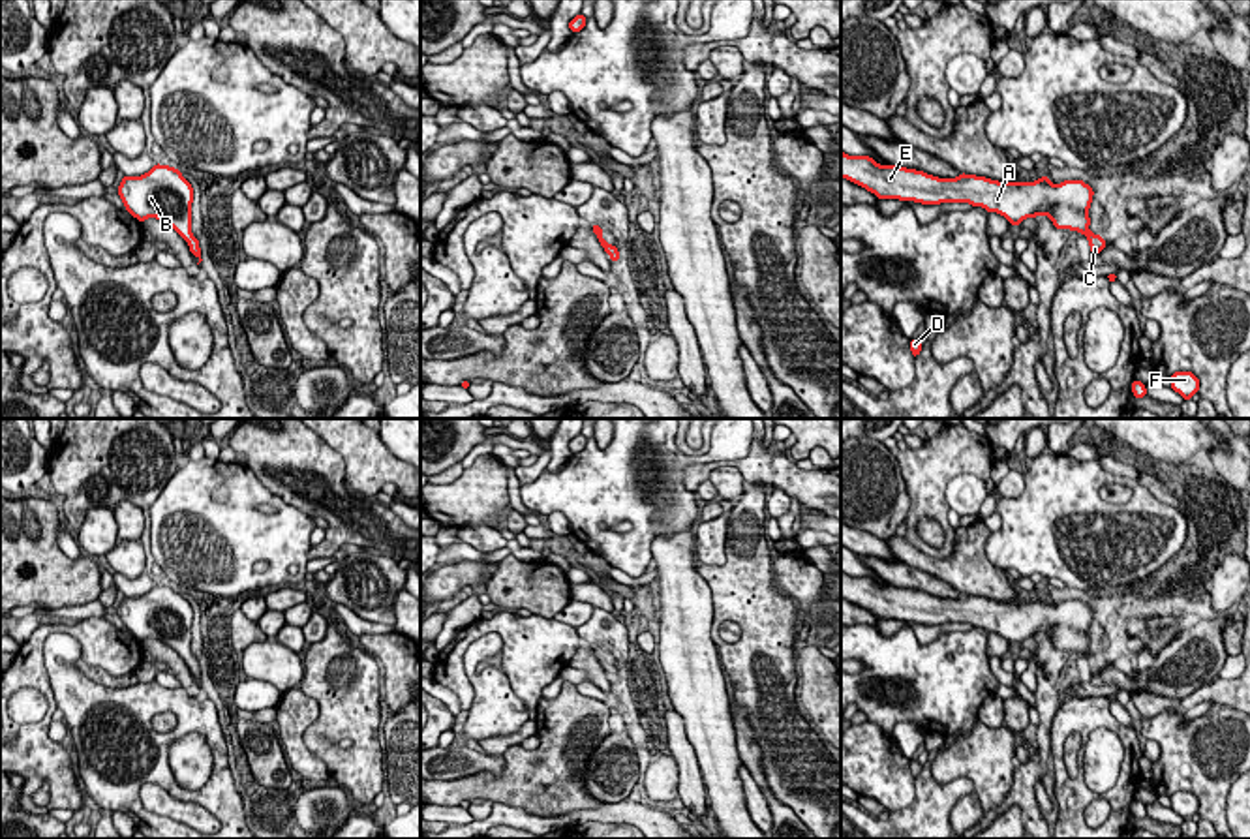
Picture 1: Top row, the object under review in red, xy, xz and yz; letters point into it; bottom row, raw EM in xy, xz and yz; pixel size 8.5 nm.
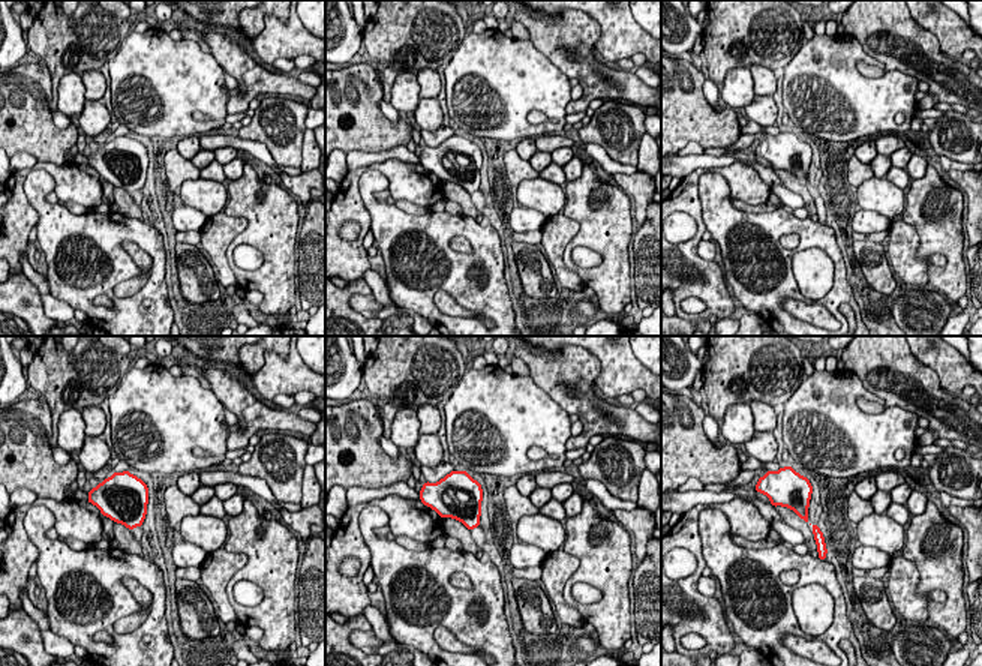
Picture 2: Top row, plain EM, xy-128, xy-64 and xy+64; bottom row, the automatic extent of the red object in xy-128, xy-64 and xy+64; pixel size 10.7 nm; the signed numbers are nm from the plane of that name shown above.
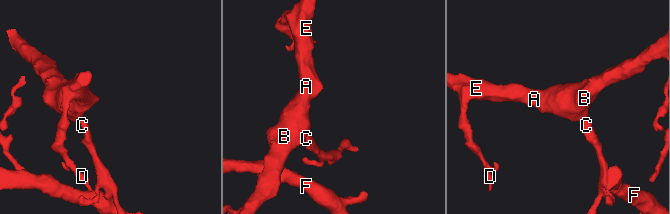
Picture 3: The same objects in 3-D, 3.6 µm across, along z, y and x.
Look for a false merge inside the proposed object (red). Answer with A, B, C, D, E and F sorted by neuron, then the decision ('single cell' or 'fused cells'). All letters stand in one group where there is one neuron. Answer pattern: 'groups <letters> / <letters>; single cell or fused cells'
groups A B C D E F; single cell

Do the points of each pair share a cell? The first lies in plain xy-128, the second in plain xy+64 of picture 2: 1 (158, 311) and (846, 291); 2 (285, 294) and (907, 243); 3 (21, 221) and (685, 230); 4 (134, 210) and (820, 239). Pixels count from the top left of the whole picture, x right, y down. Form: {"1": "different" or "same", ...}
{"1": "same", "2": "different", "3": "different", "4": "different"}

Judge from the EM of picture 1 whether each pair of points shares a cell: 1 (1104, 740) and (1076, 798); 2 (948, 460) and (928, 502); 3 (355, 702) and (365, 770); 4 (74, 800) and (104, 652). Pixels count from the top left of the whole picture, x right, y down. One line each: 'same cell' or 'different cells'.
1: different cells
2: same cell
3: same cell
4: same cell

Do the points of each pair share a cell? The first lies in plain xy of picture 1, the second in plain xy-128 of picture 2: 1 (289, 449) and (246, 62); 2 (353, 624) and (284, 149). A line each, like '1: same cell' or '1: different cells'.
1: same cell
2: different cells

